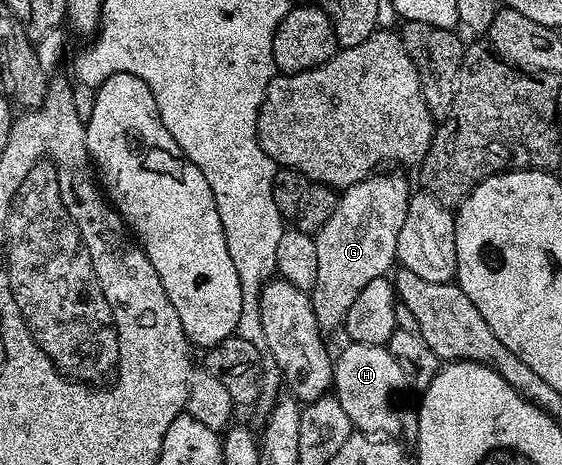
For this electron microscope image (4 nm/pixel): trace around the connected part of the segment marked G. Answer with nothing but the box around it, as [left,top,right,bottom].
[309,174,413,333]

